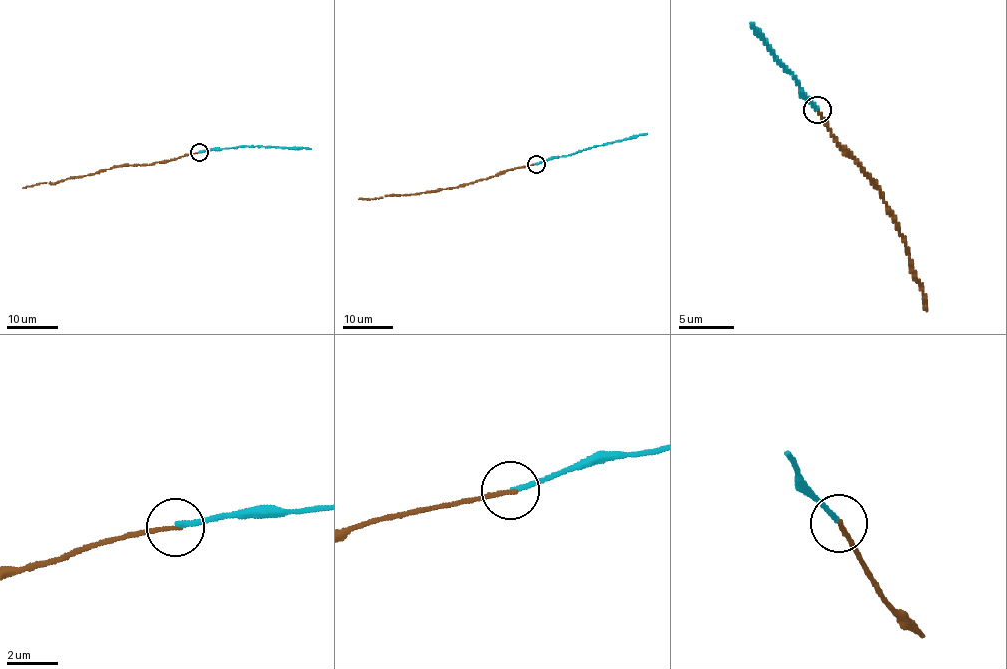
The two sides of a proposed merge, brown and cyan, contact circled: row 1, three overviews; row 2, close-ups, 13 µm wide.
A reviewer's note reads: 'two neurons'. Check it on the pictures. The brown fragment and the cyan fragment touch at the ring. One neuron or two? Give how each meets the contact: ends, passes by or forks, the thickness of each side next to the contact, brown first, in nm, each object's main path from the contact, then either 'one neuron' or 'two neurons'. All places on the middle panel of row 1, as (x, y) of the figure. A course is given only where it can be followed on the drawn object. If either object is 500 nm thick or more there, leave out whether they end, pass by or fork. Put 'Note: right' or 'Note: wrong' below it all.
brown ends there; cyan ends there; 170 nm thick on the brown side, 190 nm on the other; brown runs (536, 164), (503, 170), (457, 187), (358, 199); cyan runs (537, 164), (647, 133); two neurons
Note: right

